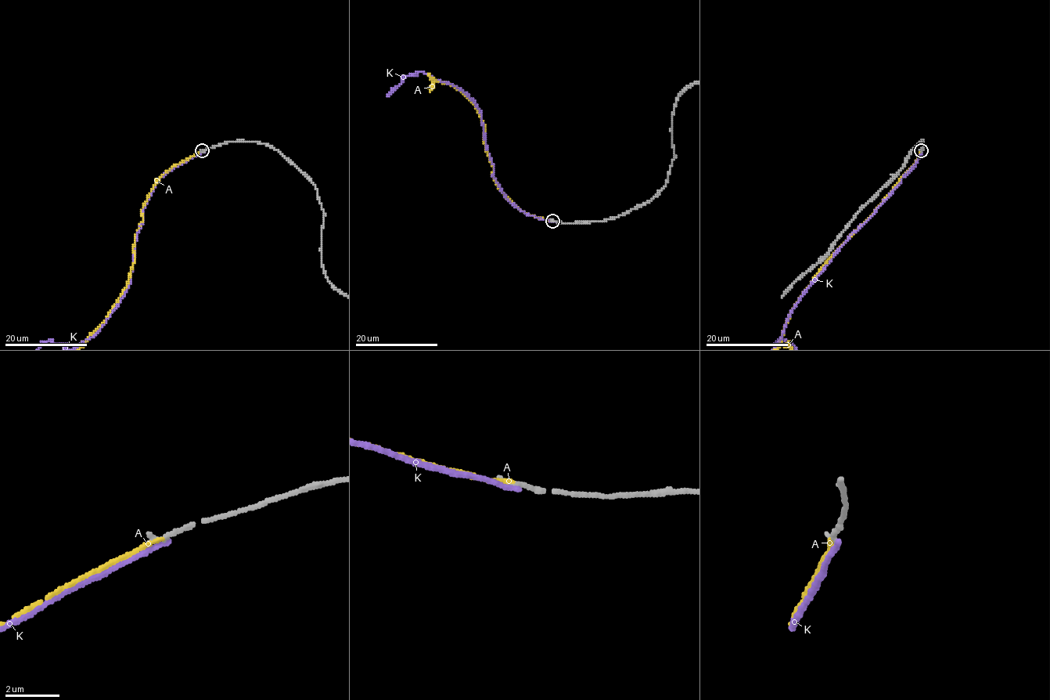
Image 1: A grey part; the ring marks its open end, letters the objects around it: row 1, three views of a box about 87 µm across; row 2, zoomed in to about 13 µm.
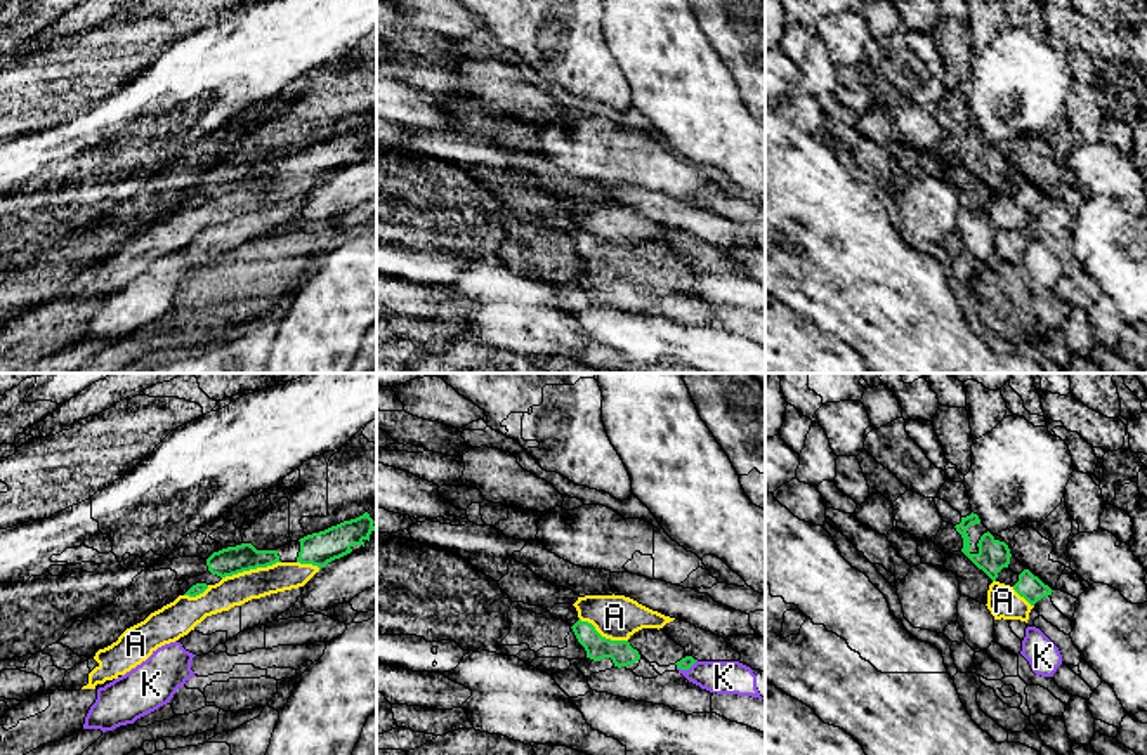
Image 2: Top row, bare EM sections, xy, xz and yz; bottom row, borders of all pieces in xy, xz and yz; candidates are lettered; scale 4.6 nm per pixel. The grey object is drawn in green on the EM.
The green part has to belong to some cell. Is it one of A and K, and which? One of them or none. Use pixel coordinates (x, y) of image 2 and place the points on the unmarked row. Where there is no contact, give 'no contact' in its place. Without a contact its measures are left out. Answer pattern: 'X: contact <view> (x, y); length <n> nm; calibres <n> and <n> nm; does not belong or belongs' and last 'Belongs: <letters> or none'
A: contact xy (250, 179); length 280 nm; calibres 130 and 140 nm; belongs
K: contact xz (686, 280); length 100 nm; calibres 60 and 160 nm; does not belong
Belongs: A

